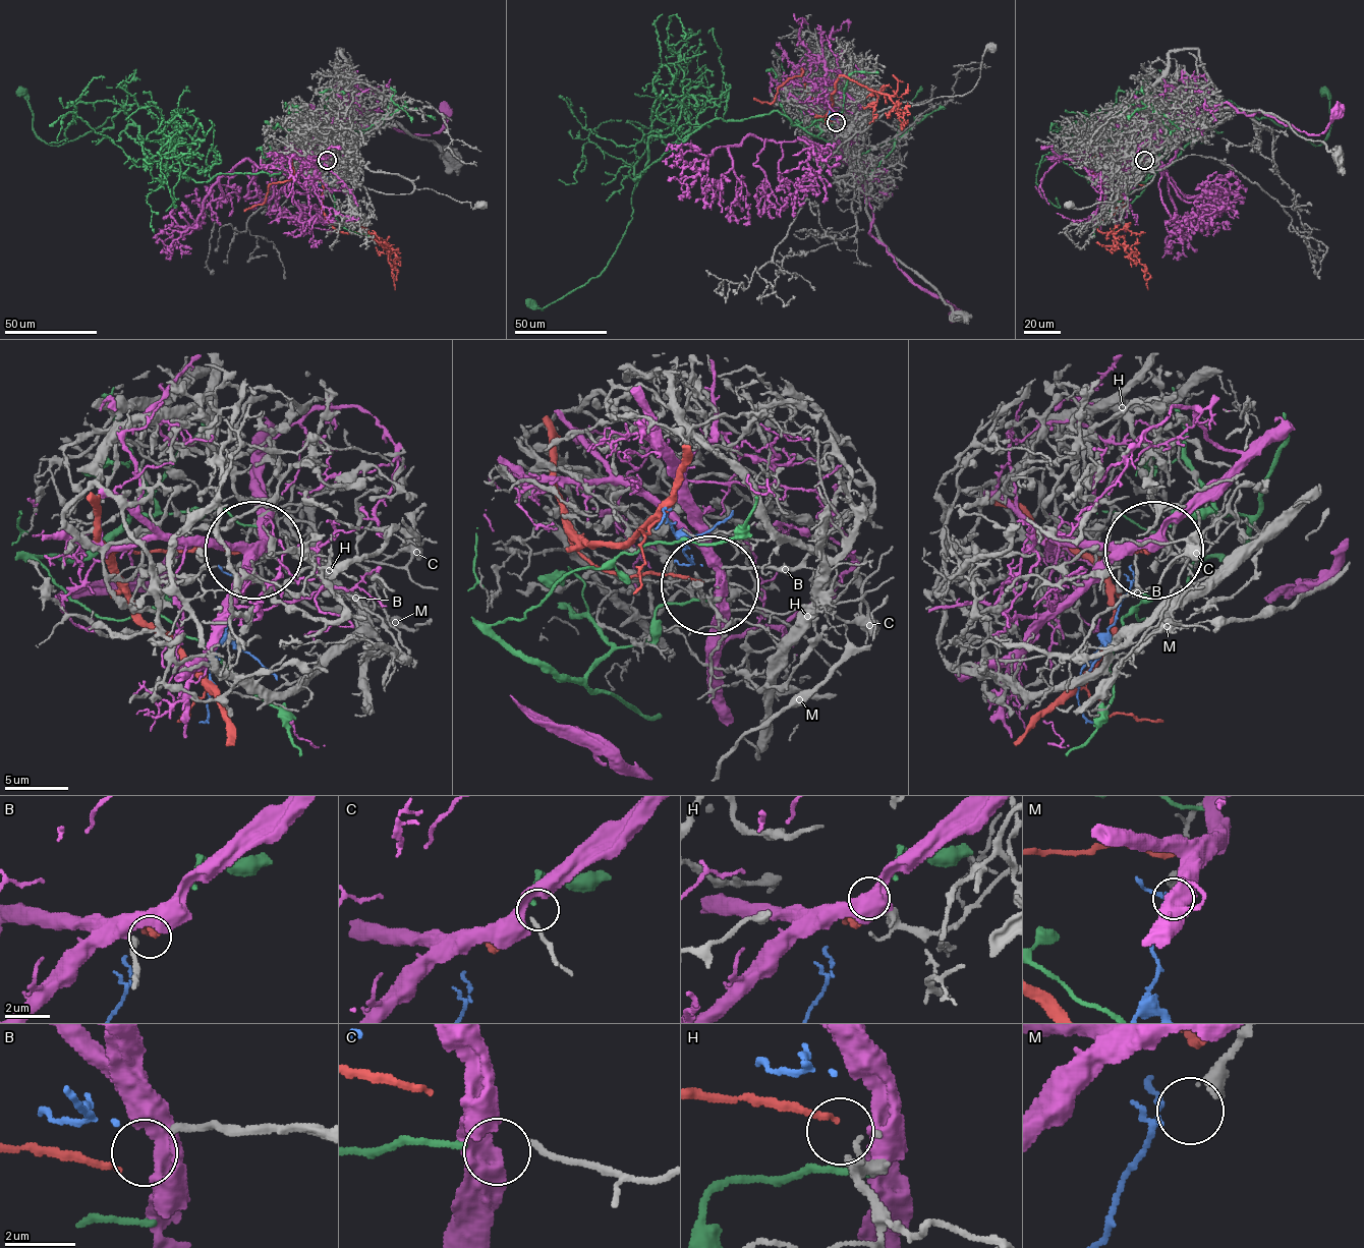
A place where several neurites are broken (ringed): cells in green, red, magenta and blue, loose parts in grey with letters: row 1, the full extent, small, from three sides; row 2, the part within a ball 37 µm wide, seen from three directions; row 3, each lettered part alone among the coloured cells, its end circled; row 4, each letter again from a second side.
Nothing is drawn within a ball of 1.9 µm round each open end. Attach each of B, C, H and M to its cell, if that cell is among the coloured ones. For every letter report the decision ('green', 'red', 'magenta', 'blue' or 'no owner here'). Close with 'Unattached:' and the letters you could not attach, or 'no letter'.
B: red
C: green
H: no owner here
M: blue
Unattached: H

